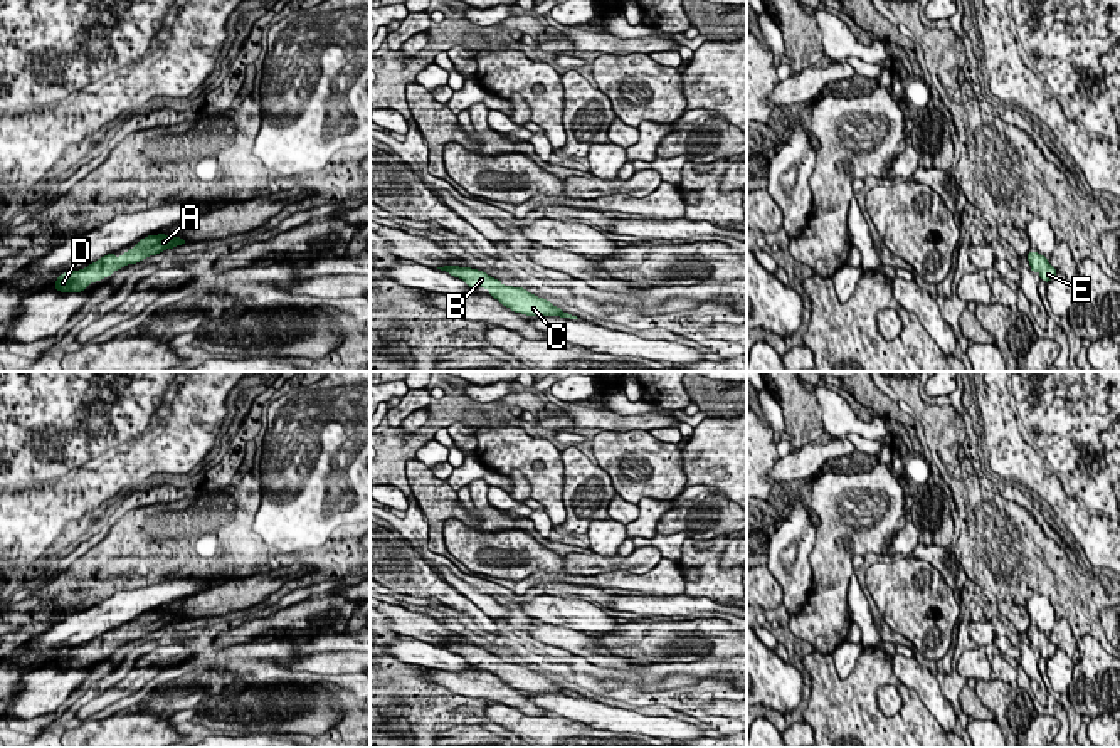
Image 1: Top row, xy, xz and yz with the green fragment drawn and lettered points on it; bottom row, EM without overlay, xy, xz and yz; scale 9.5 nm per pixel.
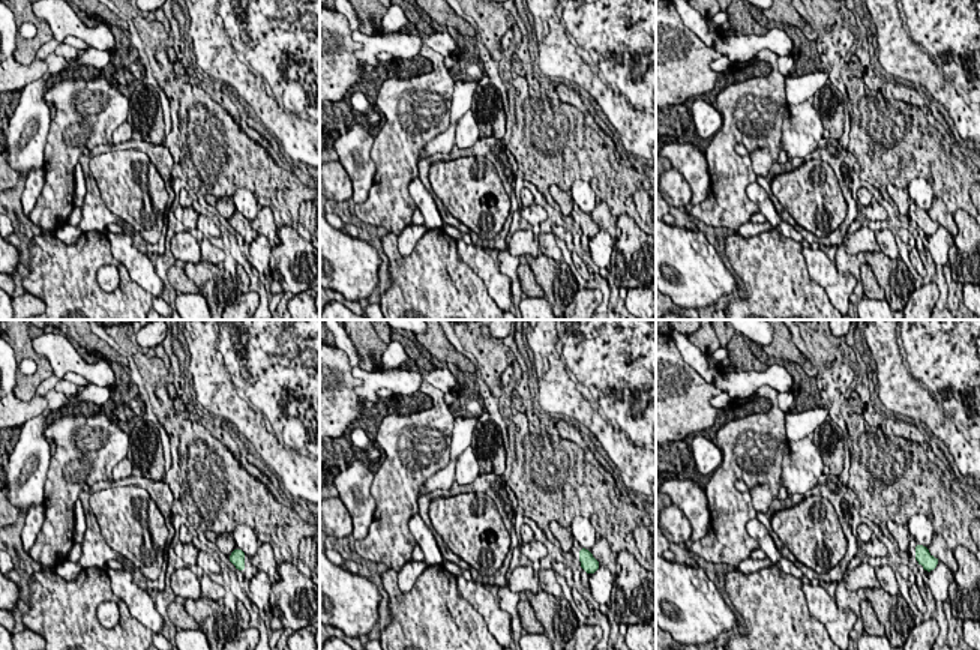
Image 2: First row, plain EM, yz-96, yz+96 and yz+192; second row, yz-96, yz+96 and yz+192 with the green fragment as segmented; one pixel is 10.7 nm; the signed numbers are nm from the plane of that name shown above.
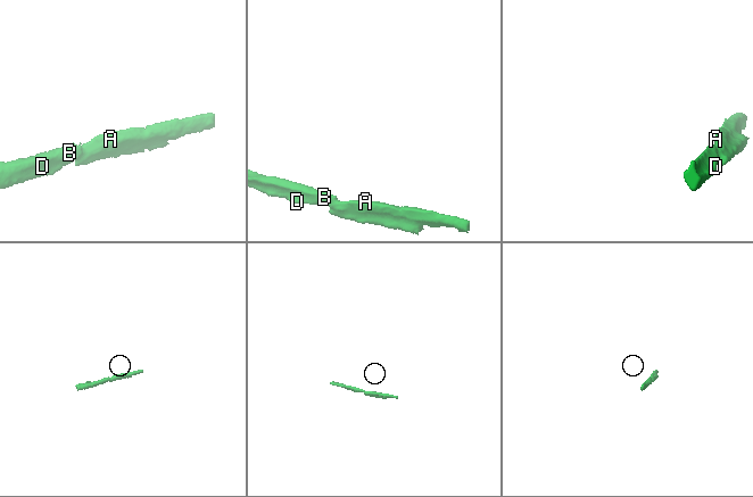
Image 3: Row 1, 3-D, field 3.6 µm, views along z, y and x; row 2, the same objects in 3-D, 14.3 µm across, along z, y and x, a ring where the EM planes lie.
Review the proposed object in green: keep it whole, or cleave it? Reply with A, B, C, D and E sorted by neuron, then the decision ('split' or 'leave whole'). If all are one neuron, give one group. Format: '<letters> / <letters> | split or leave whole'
A B C D E | leave whole

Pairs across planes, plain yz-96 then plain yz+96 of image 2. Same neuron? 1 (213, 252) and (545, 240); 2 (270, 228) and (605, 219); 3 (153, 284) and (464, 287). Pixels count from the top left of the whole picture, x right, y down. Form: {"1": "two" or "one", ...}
{"1": "one", "2": "one", "3": "two"}

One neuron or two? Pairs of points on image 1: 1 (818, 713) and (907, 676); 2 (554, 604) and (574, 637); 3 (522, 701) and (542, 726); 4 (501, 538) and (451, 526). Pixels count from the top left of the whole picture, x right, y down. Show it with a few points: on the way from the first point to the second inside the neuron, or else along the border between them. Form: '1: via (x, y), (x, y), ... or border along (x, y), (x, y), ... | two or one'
1: border along (890, 656), (893, 674), (917, 695), (925, 708) | two
2: border along (542, 622), (582, 632) | two
3: border along (496, 701), (515, 706), (527, 715), (552, 715) | two
4: via (490, 540), (463, 538) | one

